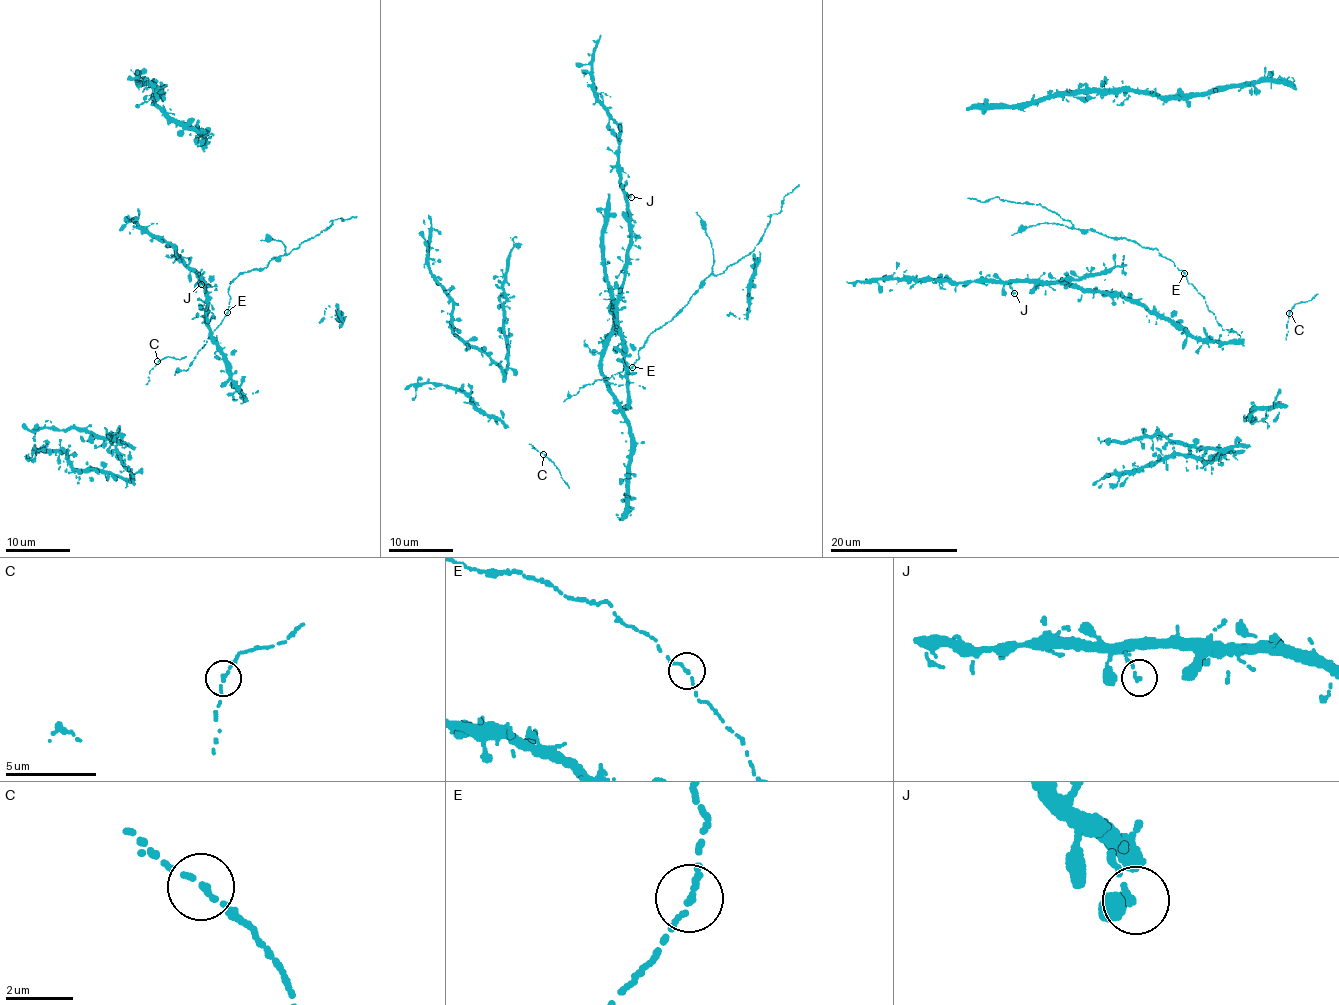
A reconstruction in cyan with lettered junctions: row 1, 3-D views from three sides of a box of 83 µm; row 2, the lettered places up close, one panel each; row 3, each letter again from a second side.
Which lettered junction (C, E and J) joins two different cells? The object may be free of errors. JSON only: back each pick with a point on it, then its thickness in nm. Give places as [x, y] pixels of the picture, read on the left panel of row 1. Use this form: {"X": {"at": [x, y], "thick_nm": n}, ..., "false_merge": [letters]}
{"false_merge": []}

